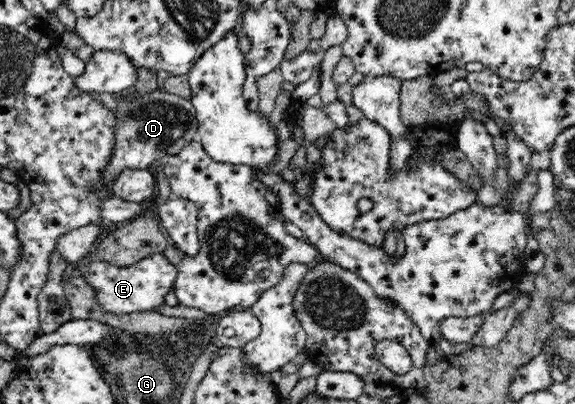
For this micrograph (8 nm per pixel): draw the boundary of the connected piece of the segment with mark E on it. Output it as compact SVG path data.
M149 254L129 267L117 267L107 262L93 262L84 269L85 281L97 292L102 310L123 316L135 312L154 311L165 304L165 296L172 292L177 279L177 267L165 255Z

